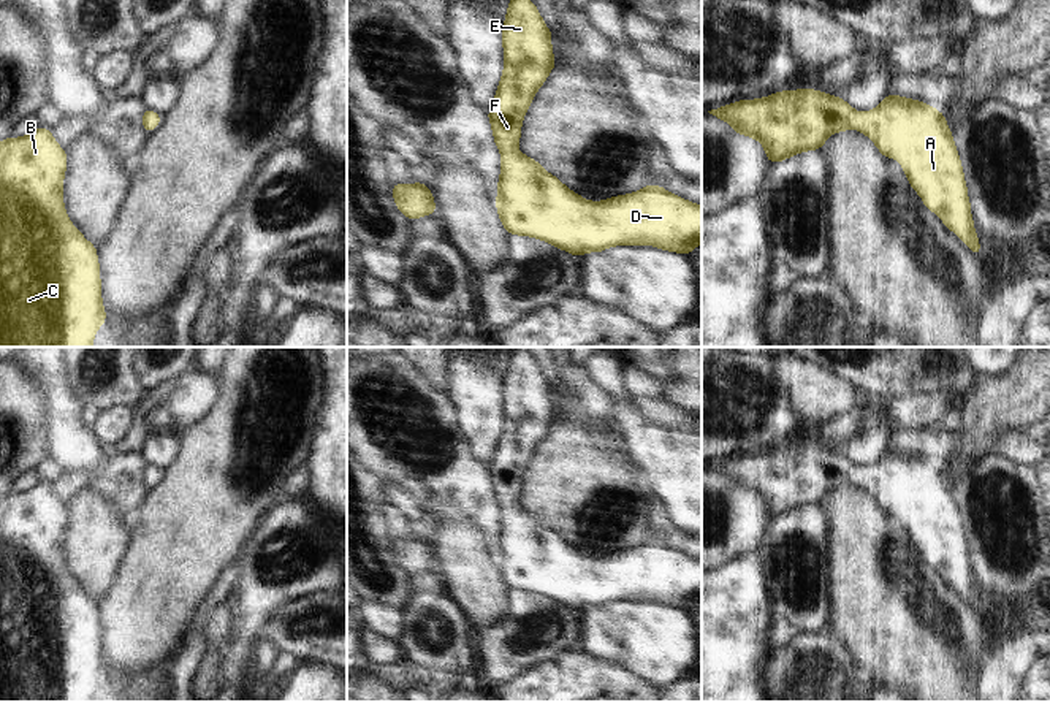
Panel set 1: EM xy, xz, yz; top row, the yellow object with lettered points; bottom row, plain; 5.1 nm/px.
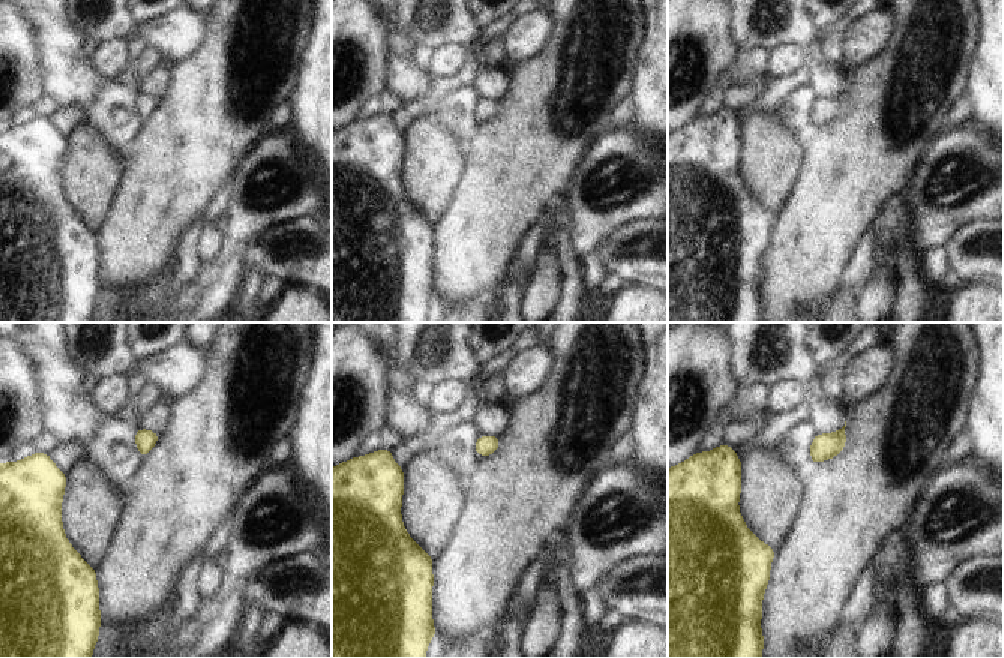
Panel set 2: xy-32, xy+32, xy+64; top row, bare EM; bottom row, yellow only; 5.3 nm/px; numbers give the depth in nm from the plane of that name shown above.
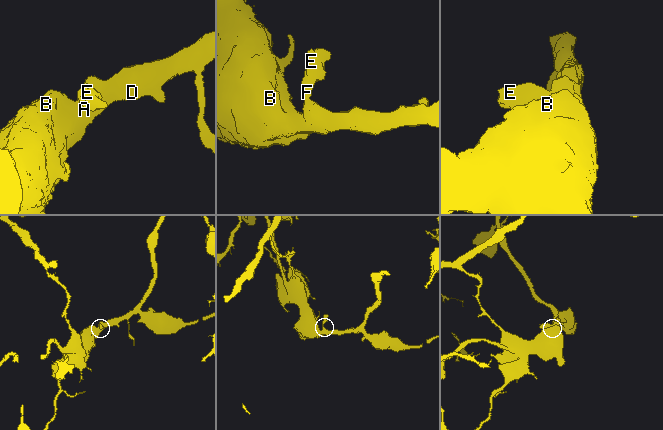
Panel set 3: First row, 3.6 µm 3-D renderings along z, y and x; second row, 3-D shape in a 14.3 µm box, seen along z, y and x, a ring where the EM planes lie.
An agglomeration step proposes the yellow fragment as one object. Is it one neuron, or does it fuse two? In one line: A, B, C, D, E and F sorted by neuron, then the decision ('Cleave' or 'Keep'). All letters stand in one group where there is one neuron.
Groups: A B C D E F. Keep

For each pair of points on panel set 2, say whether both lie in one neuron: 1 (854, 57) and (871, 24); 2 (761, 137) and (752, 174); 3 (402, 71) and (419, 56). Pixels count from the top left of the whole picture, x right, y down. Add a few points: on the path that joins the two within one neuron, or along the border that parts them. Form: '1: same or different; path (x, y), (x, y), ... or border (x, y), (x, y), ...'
1: same; path (857, 50), (871, 32)
2: same; path (761, 146), (761, 165)
3: different; border (414, 45), (413, 60), (426, 71)

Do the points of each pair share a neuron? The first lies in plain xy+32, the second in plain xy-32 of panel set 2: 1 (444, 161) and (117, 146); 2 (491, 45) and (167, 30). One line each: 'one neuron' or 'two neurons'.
1: two neurons
2: two neurons

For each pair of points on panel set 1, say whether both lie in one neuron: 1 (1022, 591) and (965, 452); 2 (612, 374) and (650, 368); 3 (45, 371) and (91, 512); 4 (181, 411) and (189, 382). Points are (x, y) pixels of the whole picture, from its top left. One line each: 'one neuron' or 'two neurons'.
1: two neurons
2: two neurons
3: two neurons
4: one neuron

